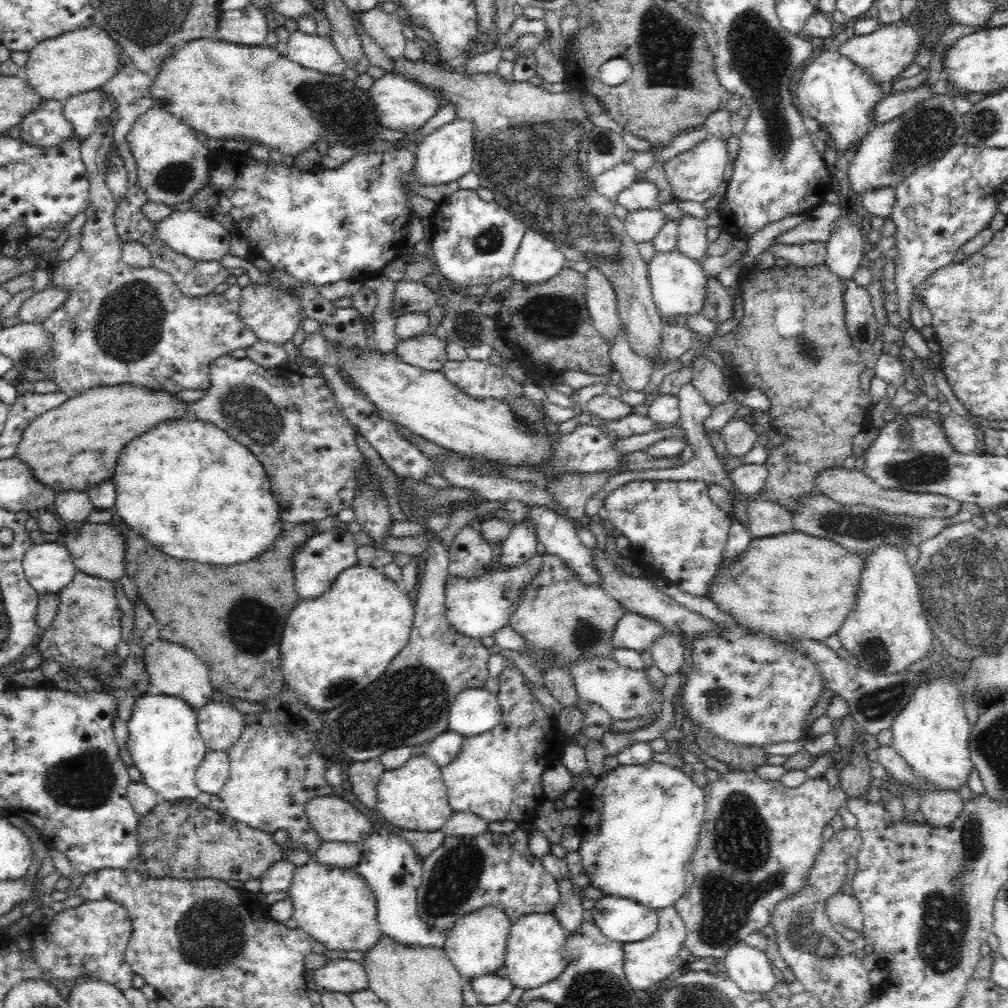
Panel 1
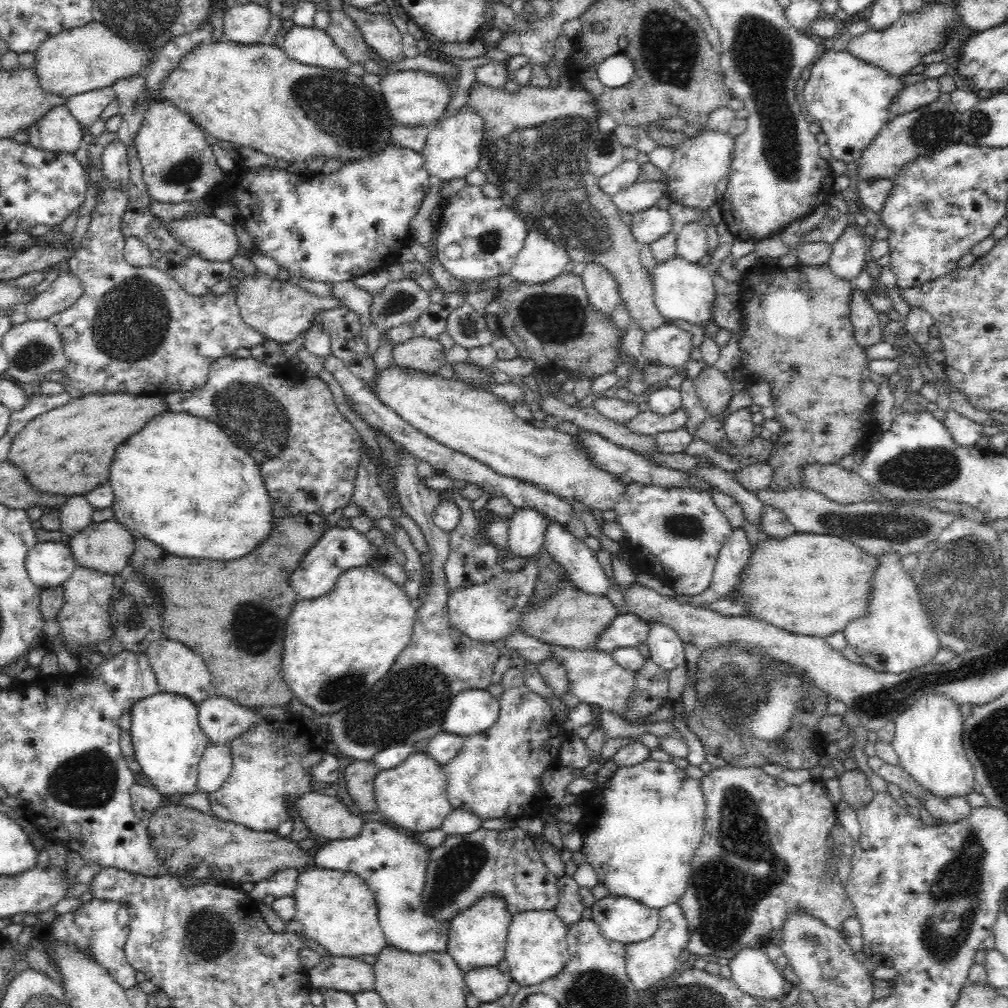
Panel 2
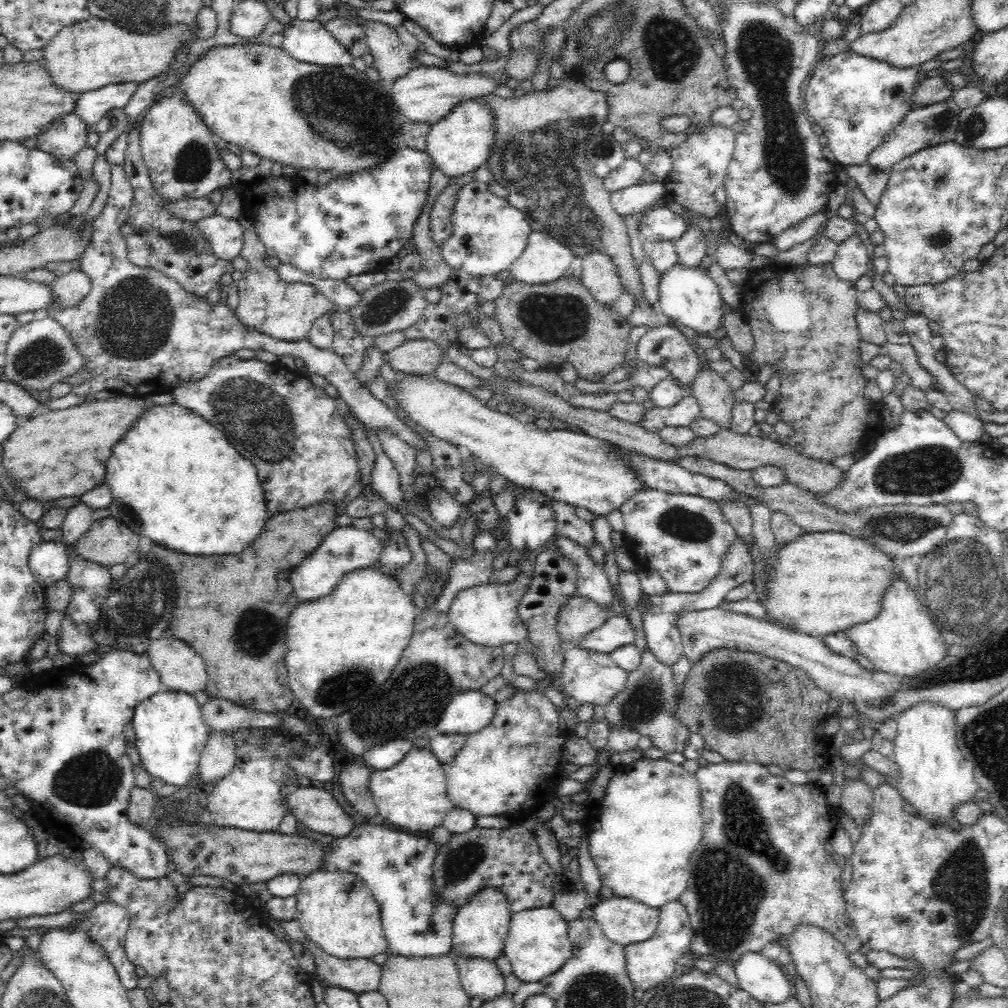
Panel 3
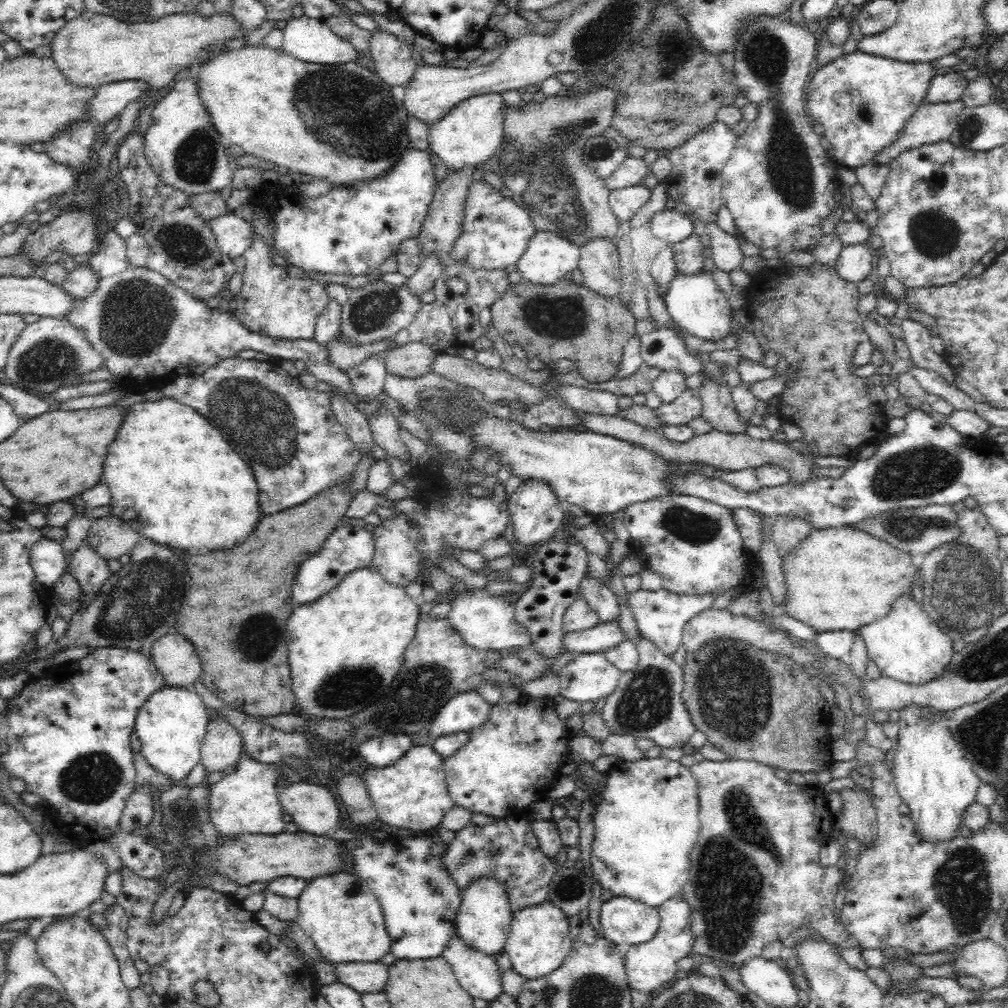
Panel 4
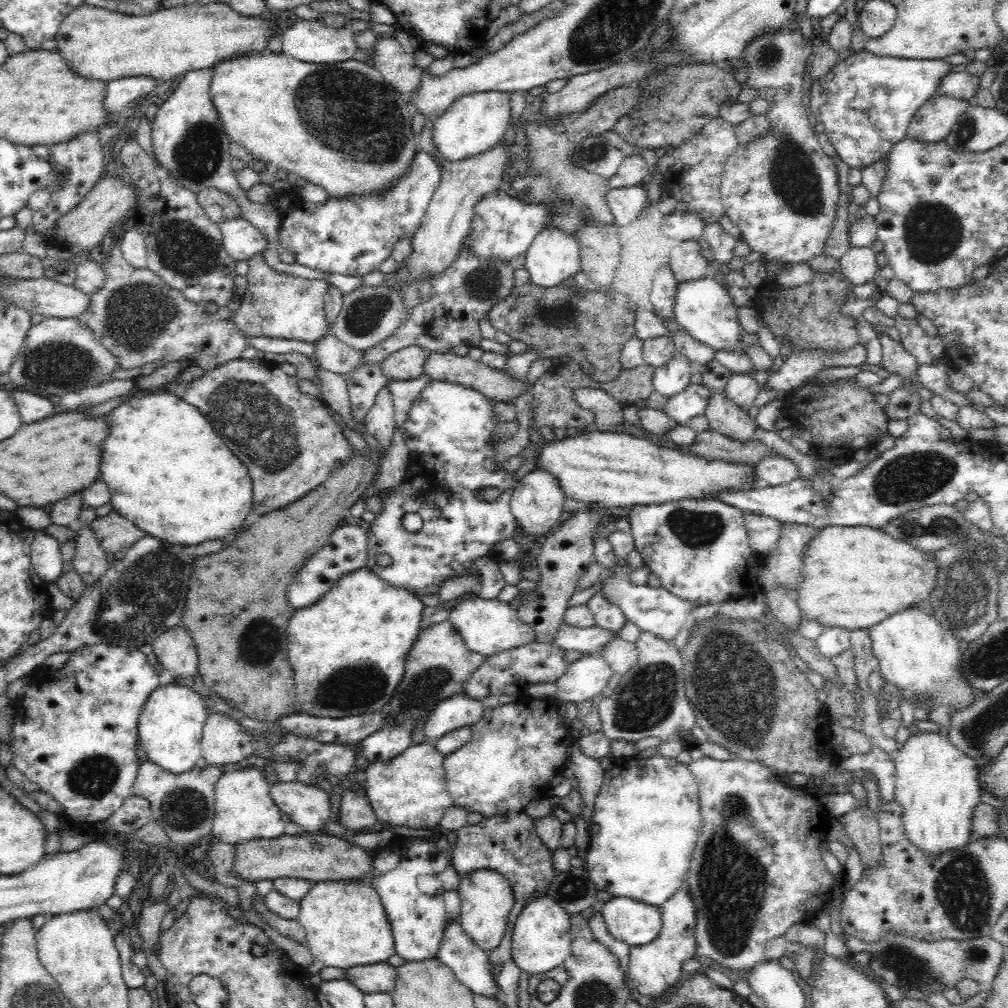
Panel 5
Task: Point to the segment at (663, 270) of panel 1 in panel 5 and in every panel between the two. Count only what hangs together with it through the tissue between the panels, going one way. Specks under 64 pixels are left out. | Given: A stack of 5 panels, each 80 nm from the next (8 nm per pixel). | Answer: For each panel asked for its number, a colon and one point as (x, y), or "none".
2: (682, 290)
3: (690, 296)
4: (694, 302)
5: (702, 307)

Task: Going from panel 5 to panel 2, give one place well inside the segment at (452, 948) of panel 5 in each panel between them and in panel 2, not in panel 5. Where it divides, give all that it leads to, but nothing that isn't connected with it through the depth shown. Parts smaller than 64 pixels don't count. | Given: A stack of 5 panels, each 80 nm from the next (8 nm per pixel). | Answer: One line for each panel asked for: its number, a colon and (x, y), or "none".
2: (489, 984)
3: (481, 979)
4: (478, 974)

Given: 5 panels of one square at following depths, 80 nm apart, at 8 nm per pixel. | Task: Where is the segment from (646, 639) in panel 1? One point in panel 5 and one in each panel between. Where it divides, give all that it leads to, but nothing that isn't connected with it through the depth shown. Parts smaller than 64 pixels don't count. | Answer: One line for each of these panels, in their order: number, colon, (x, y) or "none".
2: (627, 630)
3: (617, 631)
4: (602, 637)
5: (584, 640)

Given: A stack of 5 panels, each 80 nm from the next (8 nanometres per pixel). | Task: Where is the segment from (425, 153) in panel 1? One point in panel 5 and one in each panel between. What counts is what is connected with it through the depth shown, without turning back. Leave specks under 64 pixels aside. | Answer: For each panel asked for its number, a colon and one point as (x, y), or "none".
2: (452, 149)
3: (459, 143)
4: (471, 132)
5: (475, 123)

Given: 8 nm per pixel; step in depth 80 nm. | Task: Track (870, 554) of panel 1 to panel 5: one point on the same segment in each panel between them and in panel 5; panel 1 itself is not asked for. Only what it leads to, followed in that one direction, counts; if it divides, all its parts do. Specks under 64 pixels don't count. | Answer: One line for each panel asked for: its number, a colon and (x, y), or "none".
2: (895, 635)
3: (901, 640)
4: (906, 645)
5: (913, 651)

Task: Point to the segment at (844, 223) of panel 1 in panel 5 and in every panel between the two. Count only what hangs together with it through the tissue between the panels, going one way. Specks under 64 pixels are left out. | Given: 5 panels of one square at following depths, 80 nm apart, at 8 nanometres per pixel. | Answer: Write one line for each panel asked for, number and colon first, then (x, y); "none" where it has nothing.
2: (848, 255)
3: (850, 262)
4: (854, 263)
5: (858, 264)

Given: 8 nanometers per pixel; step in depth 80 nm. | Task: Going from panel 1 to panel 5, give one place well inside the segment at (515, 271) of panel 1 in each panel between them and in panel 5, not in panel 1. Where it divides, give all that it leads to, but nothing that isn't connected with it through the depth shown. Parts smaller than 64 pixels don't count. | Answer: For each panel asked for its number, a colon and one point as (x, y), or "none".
2: (539, 260)
3: (543, 260)
4: (548, 258)
5: (553, 256)

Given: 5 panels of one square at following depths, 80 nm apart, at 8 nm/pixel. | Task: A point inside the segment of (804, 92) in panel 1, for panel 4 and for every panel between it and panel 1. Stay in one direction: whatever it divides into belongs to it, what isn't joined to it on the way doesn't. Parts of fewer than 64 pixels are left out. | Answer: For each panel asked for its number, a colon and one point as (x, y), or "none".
2: (847, 97)
3: (856, 100)
4: (863, 101)

